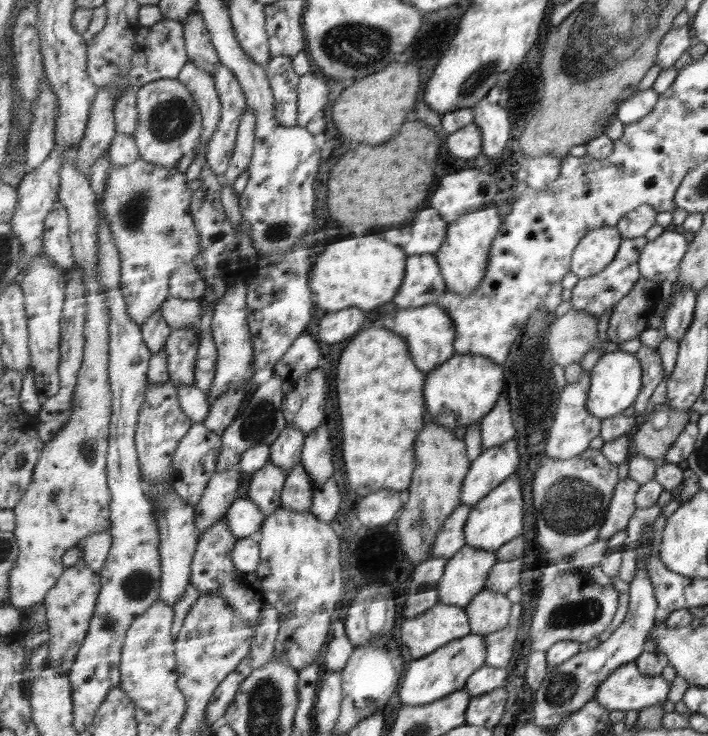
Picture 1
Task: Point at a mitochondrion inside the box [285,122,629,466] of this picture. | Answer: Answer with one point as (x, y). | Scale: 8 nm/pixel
(543, 389)

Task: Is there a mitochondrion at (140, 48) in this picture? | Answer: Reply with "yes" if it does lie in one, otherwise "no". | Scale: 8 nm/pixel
no

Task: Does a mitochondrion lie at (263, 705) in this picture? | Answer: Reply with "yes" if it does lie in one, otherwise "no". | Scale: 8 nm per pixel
yes

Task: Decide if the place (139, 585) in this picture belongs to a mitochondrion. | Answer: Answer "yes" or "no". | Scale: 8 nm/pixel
yes

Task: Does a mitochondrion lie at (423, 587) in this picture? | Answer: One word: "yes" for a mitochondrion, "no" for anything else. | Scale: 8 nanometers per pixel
no

